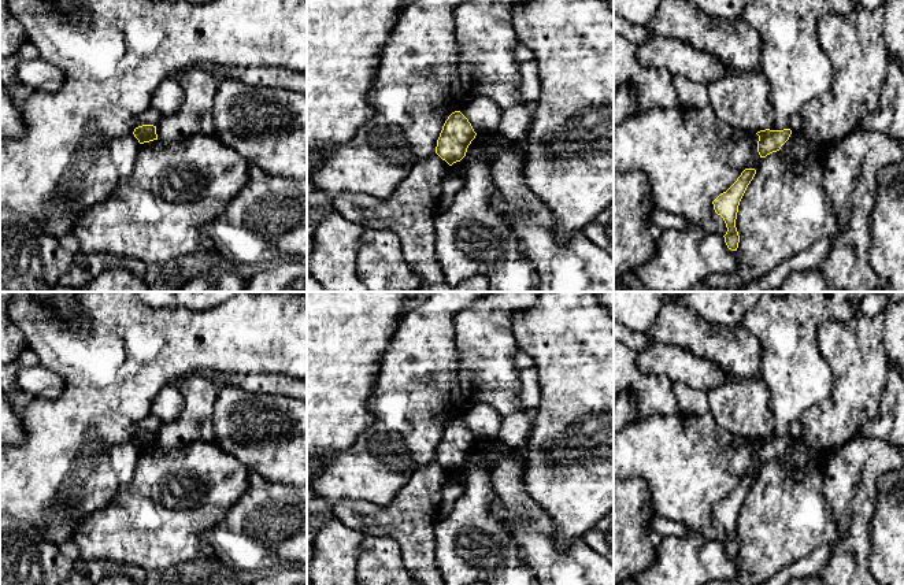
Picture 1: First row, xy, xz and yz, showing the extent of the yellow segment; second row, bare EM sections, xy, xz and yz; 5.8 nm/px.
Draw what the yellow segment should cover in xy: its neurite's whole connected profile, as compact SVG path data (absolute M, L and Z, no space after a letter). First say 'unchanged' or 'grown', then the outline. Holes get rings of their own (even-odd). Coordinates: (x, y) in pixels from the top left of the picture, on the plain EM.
unchanged | M153 432L138 433L134 436L133 441L138 447L140 451L158 447L156 433Z

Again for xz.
unchanged | M455 418L442 433L437 447L436 460L452 473L466 463L467 455L475 443L477 440L468 426L460 418Z

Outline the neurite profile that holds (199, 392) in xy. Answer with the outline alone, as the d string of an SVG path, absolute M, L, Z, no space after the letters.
M188 374L174 385L184 399L179 416L163 423L156 433L158 447L177 449L196 441L214 441L212 415L219 388L207 375Z

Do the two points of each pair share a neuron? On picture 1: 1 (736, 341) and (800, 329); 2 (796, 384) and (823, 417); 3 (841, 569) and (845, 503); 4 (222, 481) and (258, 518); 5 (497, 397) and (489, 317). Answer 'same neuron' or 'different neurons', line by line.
1: different neurons
2: different neurons
3: same neuron
4: different neurons
5: same neuron

